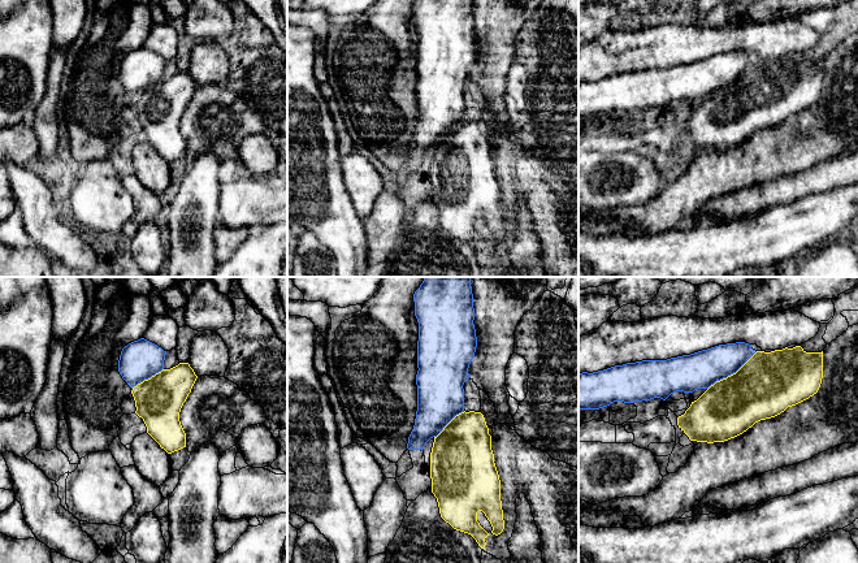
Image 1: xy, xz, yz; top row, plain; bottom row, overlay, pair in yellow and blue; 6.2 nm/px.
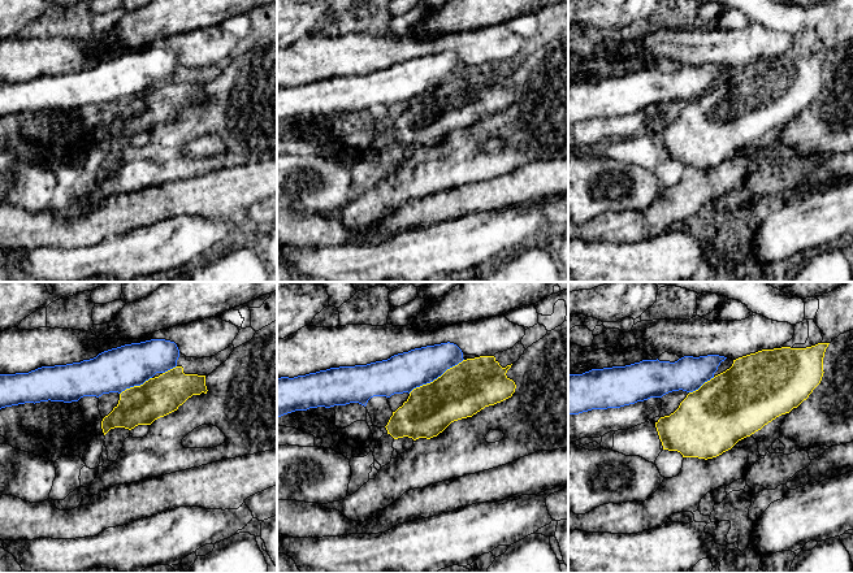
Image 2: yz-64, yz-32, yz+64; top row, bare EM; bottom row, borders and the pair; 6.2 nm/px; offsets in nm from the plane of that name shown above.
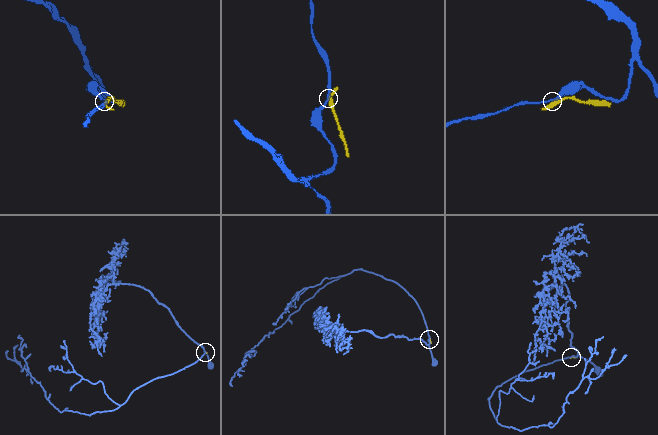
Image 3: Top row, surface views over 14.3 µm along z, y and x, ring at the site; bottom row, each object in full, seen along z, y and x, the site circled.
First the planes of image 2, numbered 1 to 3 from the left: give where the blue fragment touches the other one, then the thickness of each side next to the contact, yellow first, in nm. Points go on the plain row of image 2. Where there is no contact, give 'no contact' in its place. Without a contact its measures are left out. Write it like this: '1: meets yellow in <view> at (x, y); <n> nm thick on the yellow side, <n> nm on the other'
1: meets yellow in yz-64 at (135, 95); 240 nm thick on the yellow side, 260 nm on the other
2: meets yellow in yz-32 at (437, 87); 320 nm thick on the yellow side, 240 nm on the other
3: meets yellow in yz+64 at (702, 94); 420 nm thick on the yellow side, 220 nm on the other

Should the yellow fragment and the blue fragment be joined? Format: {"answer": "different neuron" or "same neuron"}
{"answer": "different neuron"}

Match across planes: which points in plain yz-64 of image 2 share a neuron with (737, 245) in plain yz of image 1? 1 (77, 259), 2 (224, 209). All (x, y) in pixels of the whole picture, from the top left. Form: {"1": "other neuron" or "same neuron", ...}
{"1": "same neuron", "2": "other neuron"}

